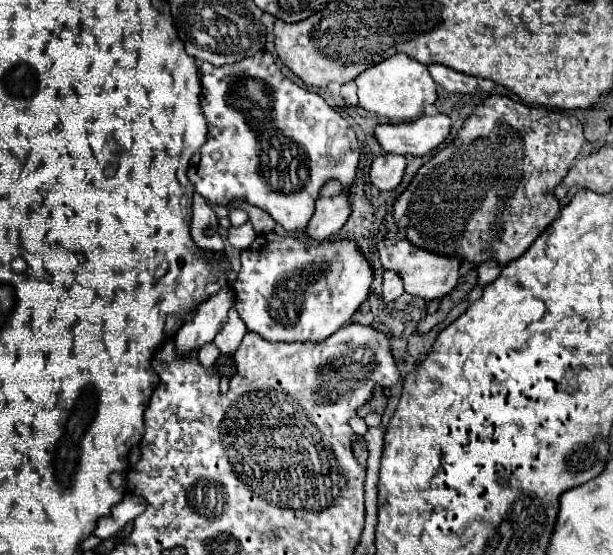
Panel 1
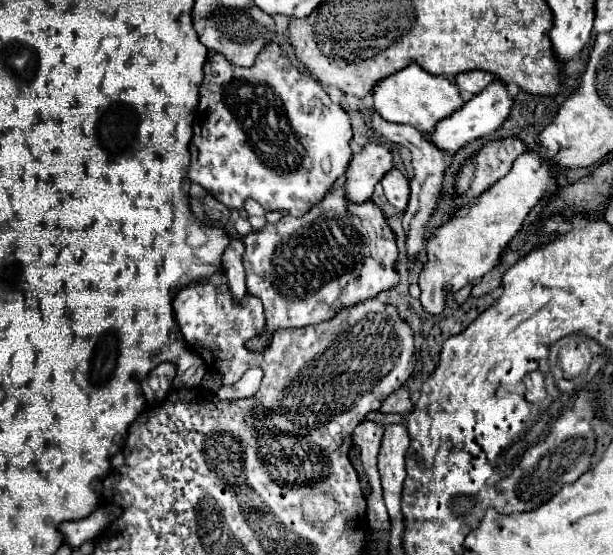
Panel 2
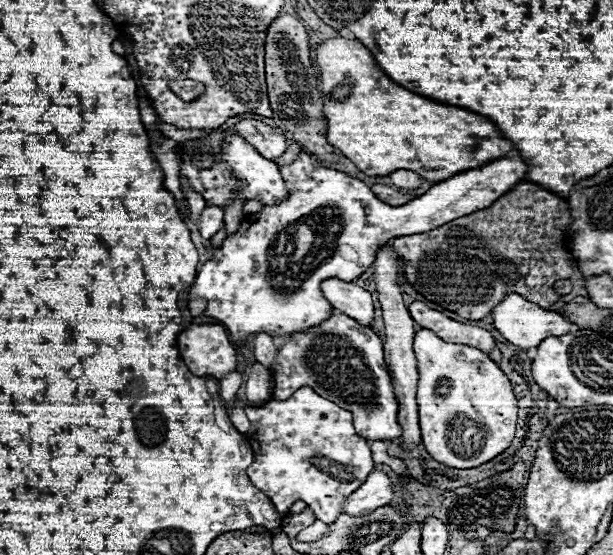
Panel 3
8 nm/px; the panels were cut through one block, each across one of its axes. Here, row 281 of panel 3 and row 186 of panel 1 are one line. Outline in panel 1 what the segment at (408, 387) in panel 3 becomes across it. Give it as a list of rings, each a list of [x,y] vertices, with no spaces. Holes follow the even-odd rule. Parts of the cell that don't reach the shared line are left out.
[[[382,154],[370,166],[370,180],[378,190],[392,192],[402,182],[404,168],[406,158],[394,154]]]

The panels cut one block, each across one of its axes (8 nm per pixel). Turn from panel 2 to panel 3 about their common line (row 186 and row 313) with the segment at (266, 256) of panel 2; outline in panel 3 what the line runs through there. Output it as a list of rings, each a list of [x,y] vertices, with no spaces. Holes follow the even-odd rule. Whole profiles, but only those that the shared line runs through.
[[[334,312],[332,318],[328,318],[320,326],[310,326],[310,330],[302,330],[300,334],[290,334],[288,342],[278,350],[278,358],[272,366],[272,378],[274,378],[274,400],[286,400],[302,386],[310,386],[316,394],[336,402],[344,410],[350,410],[354,414],[356,432],[366,440],[394,440],[402,434],[396,420],[398,418],[396,394],[390,384],[388,366],[384,364],[382,340],[370,326],[362,326],[342,312]]]

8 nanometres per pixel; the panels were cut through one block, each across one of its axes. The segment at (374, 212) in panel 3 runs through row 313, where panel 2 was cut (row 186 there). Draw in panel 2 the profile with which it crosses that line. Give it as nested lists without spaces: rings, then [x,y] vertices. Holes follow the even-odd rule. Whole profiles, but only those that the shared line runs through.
[[[266,44],[250,68],[234,66],[224,56],[212,54],[204,66],[204,80],[200,84],[188,178],[190,182],[202,184],[226,208],[240,210],[244,200],[252,198],[266,212],[280,210],[302,216],[326,196],[338,178],[344,176],[352,158],[350,140],[352,126],[348,114],[340,104],[330,100],[316,80],[294,68],[278,44]]]

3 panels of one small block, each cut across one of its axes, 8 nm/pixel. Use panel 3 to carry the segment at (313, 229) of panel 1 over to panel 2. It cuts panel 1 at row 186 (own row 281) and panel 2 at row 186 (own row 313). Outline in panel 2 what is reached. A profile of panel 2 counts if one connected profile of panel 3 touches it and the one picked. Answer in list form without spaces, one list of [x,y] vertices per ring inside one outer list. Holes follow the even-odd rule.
[[[374,142],[366,144],[362,152],[350,160],[350,166],[344,174],[346,200],[352,204],[368,202],[374,186],[388,170],[392,170],[392,152]]]

